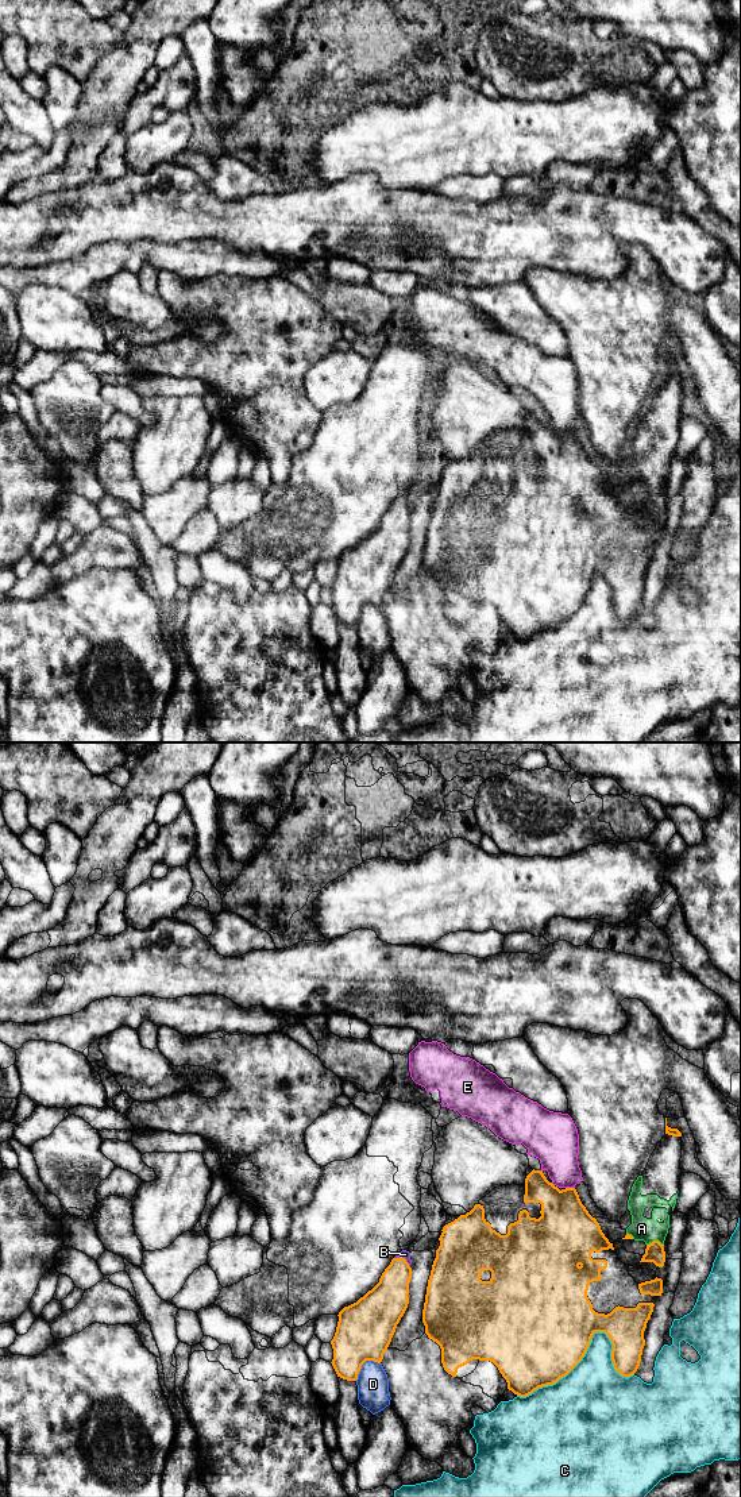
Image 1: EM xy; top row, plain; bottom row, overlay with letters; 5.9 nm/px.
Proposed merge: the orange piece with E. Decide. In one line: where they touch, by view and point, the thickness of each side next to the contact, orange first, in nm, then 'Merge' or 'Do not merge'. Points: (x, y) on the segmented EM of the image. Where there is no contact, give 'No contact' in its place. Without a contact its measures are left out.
Touches orange at xy (570, 1188). Thickness 340 nm (orange) against 240 nm. Do not merge

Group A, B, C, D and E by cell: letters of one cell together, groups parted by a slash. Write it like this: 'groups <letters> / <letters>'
groups A B / C / D / E

